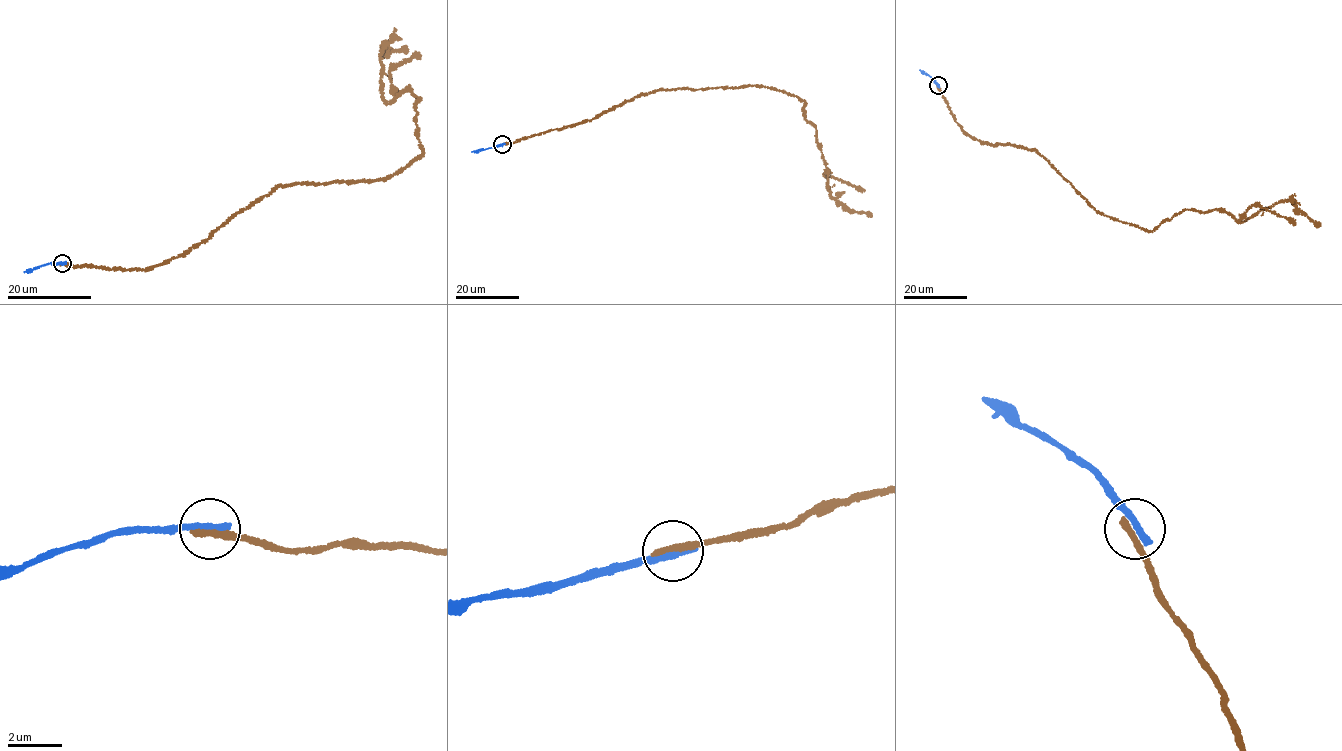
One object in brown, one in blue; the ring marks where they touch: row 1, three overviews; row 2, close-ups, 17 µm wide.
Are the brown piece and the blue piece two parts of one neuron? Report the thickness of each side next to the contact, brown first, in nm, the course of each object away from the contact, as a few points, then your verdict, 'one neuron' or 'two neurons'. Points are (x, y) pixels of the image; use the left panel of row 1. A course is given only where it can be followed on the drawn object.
280/320 nm | brown via (63, 263), (143, 270), (276, 187), (407, 166), (422, 153), (418, 97), (383, 100), (380, 59), (407, 49) | blue via (62, 263), (24, 271) | two neurons

